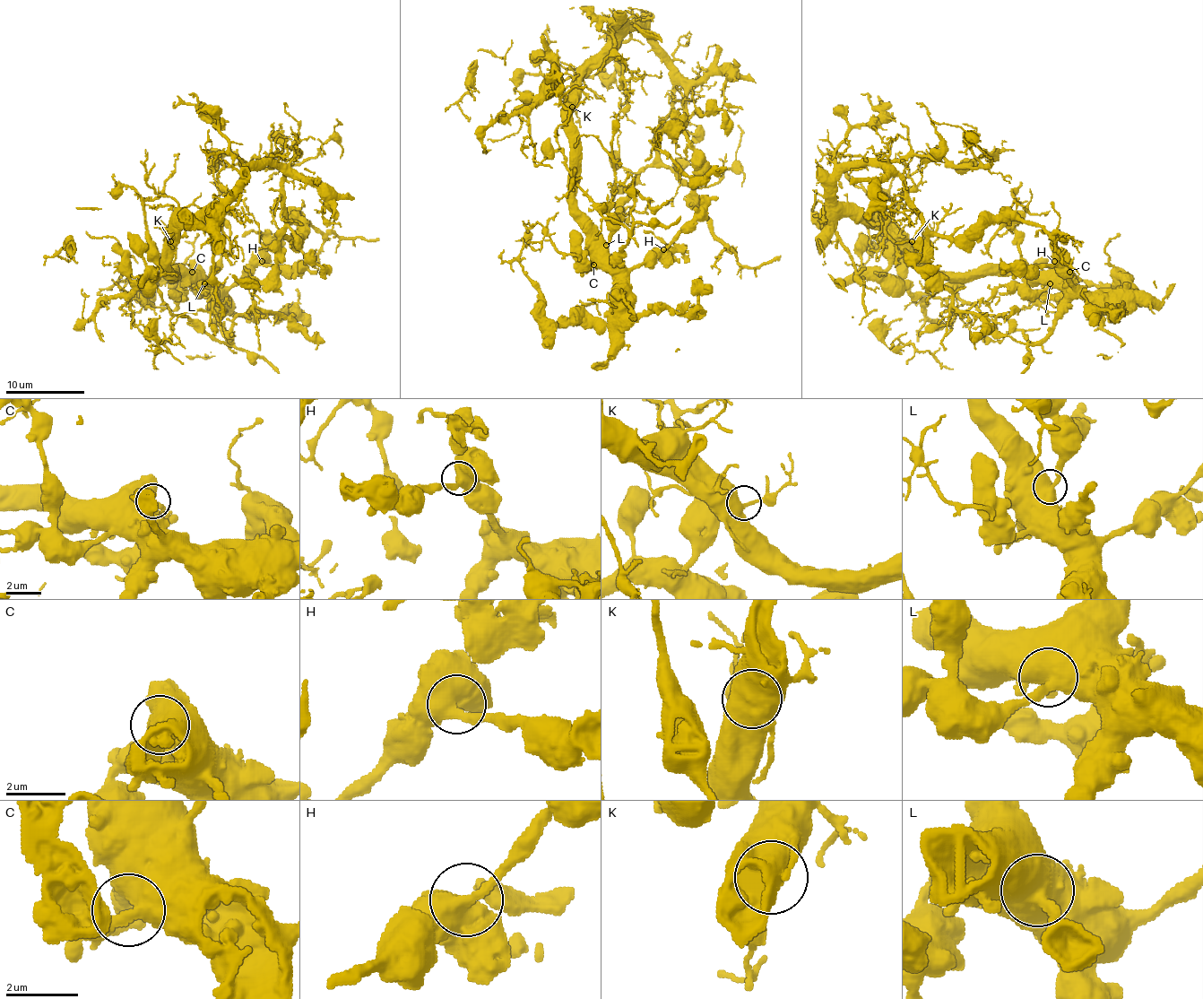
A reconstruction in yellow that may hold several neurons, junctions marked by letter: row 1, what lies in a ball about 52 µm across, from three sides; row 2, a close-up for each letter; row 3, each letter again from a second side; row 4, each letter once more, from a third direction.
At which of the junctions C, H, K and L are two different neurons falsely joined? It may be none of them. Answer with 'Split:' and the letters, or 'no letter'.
Split: no letter

